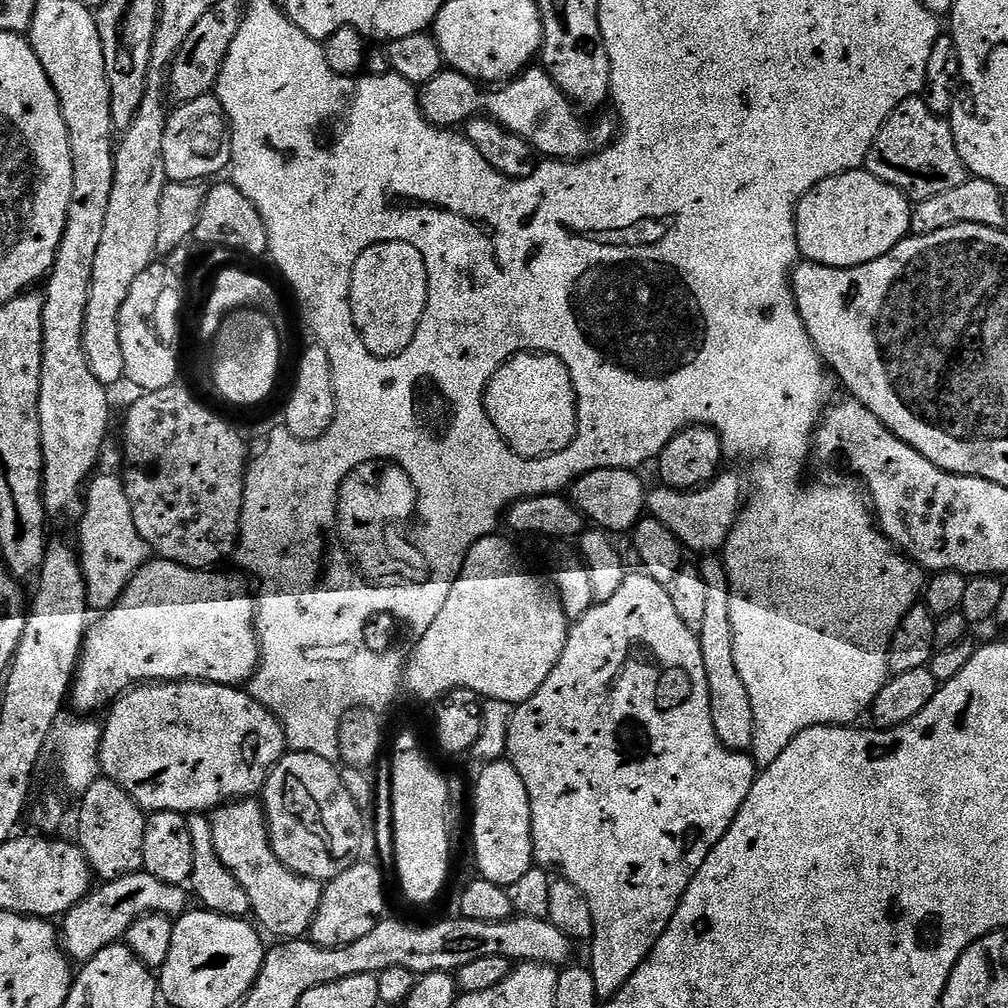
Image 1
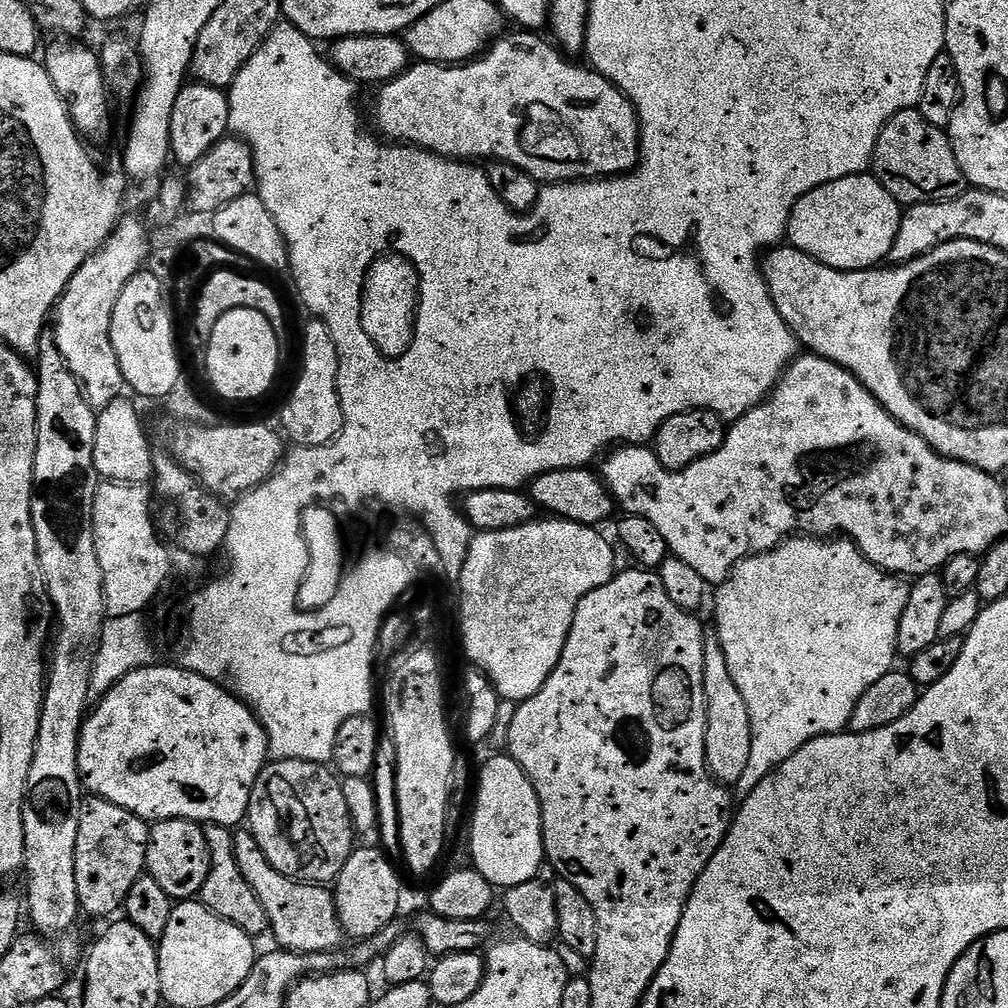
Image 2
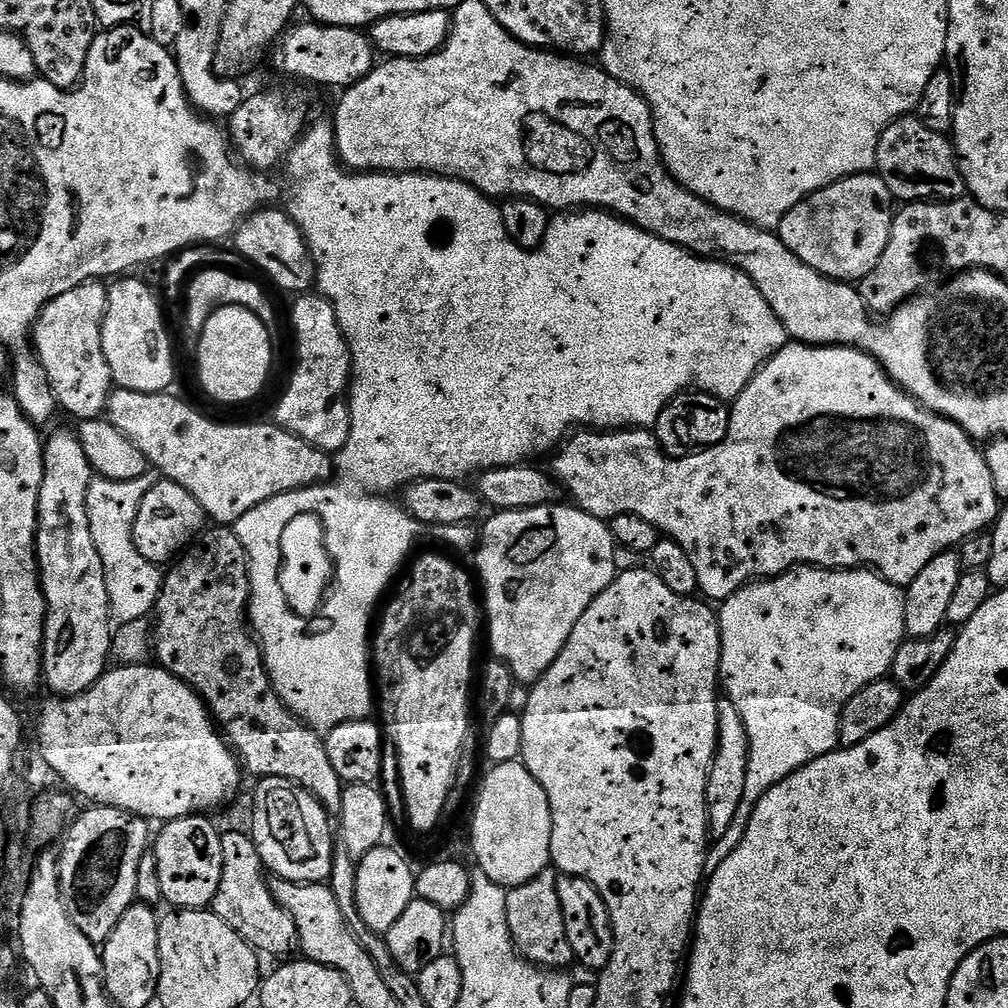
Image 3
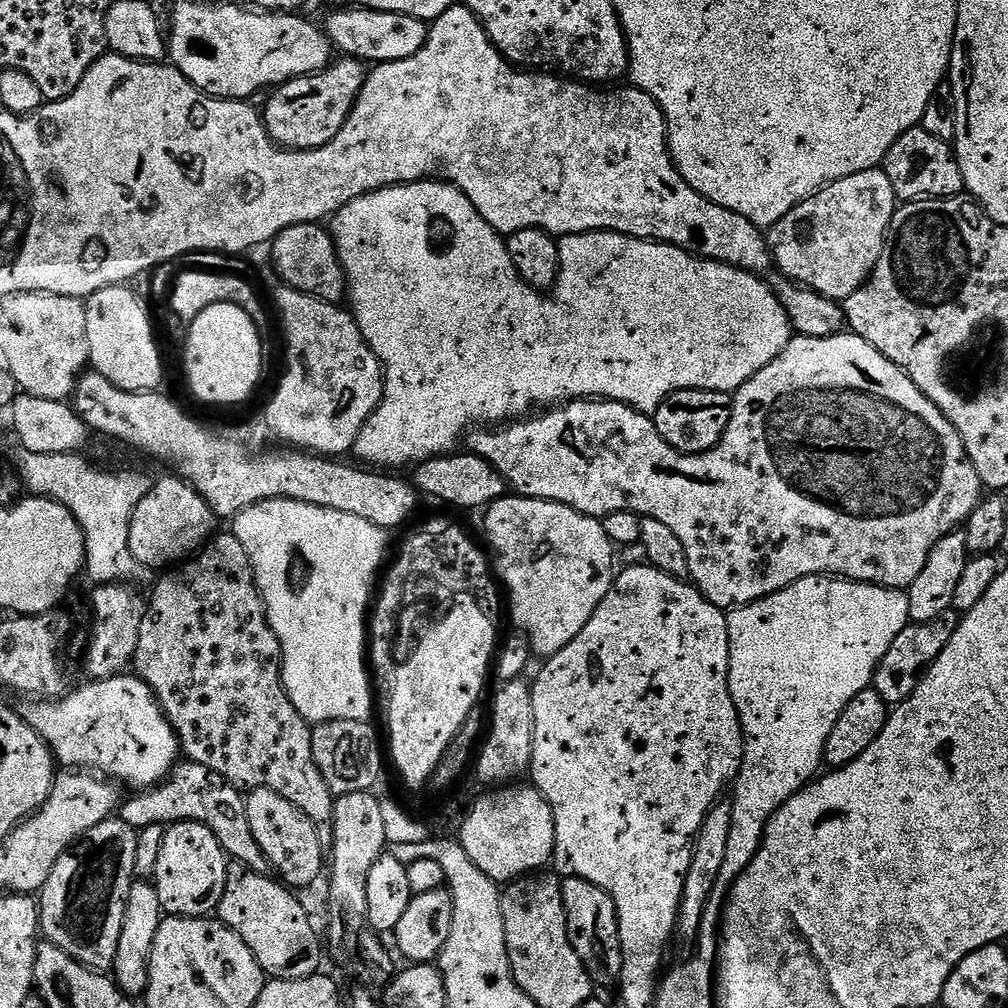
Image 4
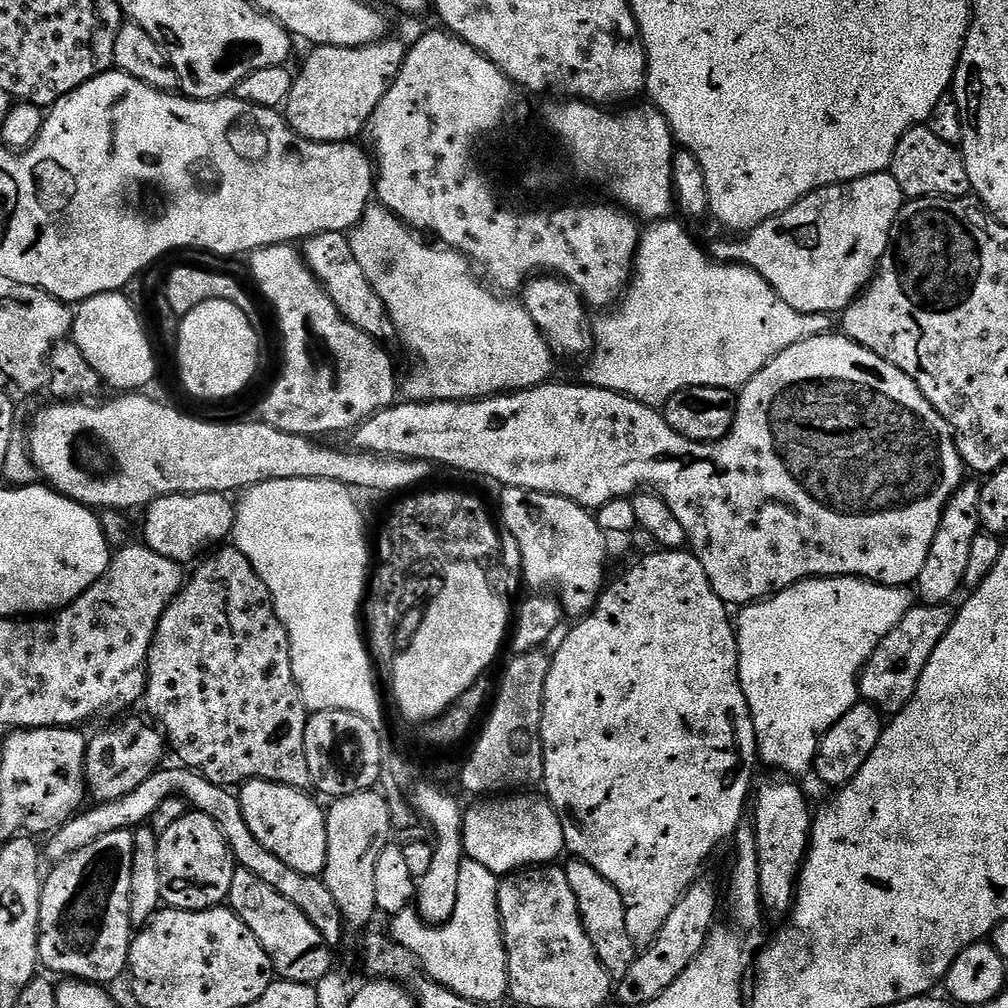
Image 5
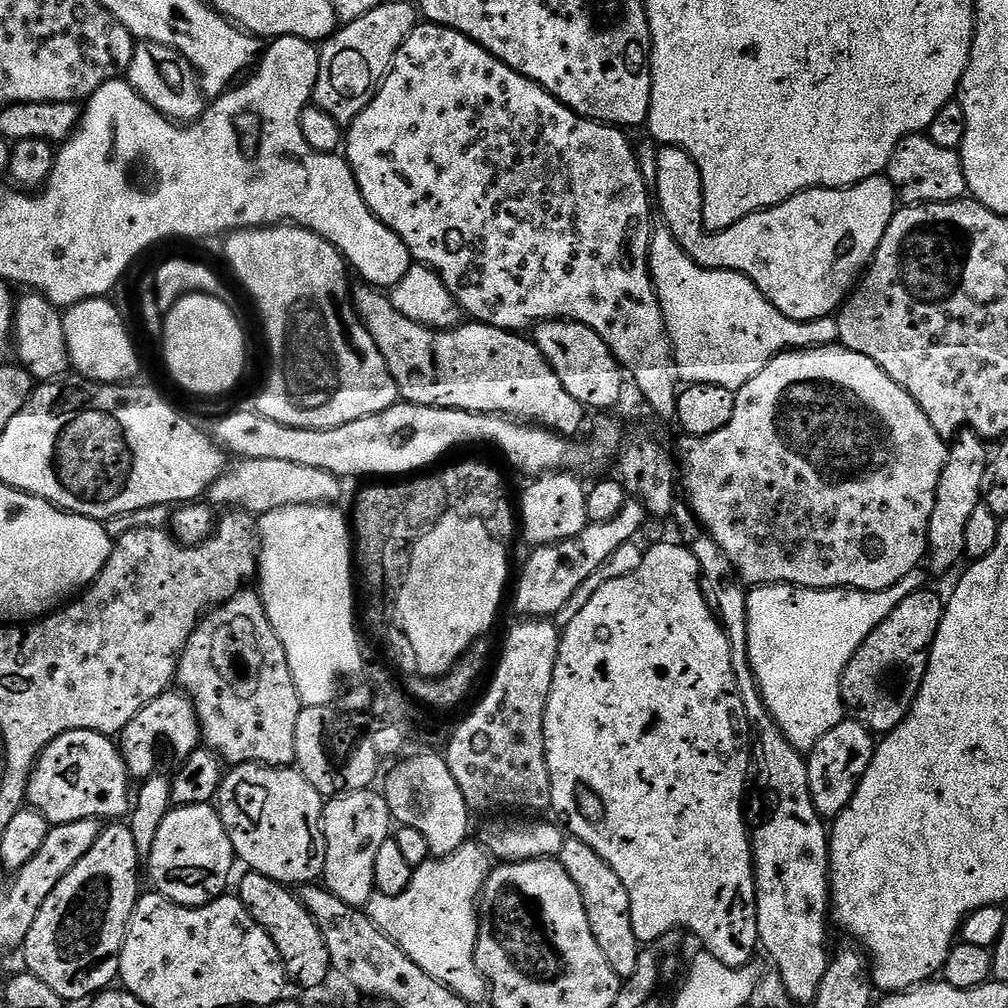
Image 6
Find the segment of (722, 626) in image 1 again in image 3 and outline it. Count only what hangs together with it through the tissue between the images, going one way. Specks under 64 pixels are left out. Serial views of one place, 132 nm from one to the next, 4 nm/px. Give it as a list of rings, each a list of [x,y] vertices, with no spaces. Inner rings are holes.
[[[724,698],[717,703],[716,753],[708,765],[706,778],[706,810],[708,811],[708,835],[713,841],[720,840],[726,830],[730,830],[730,822],[734,814],[738,814],[738,802],[742,802],[742,793],[746,790],[746,770],[750,742],[746,734],[746,726],[742,722],[742,714]]]

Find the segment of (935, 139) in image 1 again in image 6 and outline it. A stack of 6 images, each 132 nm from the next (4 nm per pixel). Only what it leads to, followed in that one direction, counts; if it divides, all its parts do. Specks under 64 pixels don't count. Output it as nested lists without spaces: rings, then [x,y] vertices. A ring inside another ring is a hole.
[[[913,134],[898,142],[886,175],[888,181],[896,187],[899,203],[904,206],[949,204],[969,195],[959,151],[942,150],[942,146],[937,146],[926,134]]]

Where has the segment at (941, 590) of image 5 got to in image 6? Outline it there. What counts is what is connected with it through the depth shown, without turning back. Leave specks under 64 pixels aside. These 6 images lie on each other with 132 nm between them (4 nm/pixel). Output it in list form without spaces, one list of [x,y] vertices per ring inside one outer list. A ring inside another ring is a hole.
[[[967,430],[956,437],[948,449],[946,466],[942,466],[942,478],[938,478],[938,494],[934,511],[930,513],[928,531],[927,563],[932,563],[931,571],[948,572],[959,560],[965,559],[966,526],[981,504],[982,478],[986,478],[986,466],[990,459],[989,445],[976,432]]]

